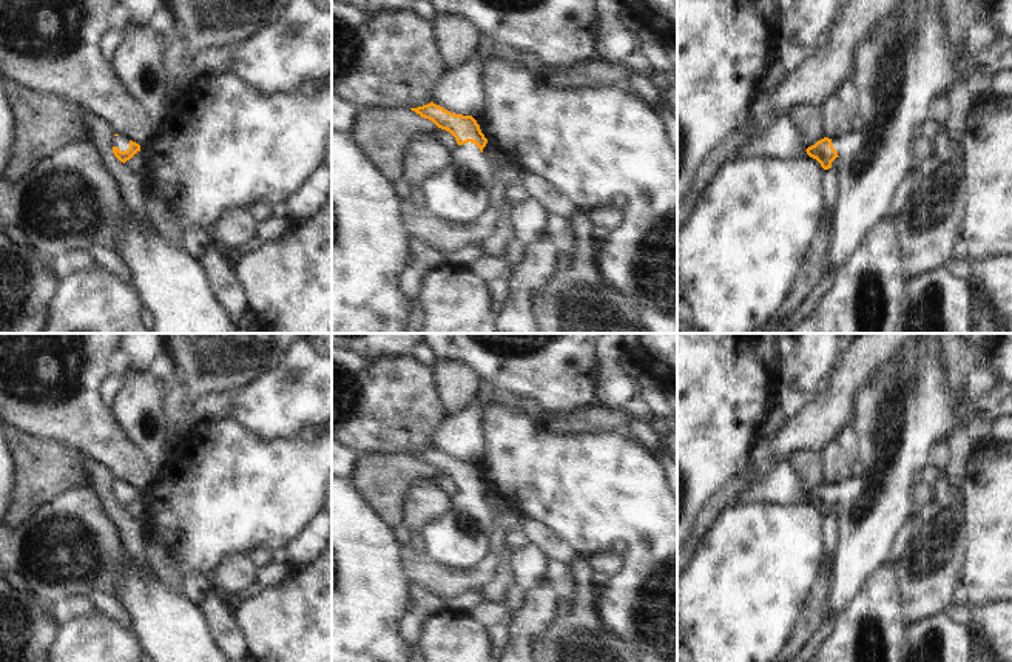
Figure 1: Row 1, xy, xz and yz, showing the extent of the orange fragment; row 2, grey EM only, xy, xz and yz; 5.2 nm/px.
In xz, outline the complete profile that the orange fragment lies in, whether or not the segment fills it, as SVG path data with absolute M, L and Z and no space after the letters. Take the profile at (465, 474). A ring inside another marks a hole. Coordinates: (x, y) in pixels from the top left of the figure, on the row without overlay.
M433 448L410 455L449 477L458 489L449 509L417 531L424 554L447 568L475 568L489 554L487 535L494 518L483 502L487 485L480 471L472 461L454 460Z

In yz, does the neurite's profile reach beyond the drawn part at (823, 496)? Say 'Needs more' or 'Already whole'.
Needs more.

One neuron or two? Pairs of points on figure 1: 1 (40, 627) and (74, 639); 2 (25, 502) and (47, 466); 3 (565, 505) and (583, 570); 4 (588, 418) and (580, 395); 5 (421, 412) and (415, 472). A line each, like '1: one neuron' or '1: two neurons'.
1: two neurons
2: one neuron
3: two neurons
4: two neurons
5: two neurons

